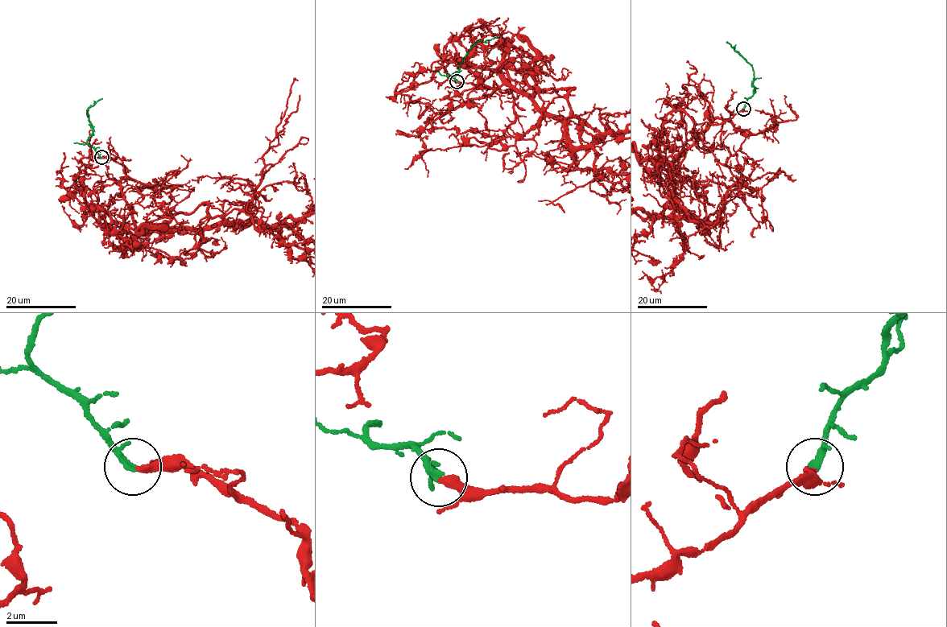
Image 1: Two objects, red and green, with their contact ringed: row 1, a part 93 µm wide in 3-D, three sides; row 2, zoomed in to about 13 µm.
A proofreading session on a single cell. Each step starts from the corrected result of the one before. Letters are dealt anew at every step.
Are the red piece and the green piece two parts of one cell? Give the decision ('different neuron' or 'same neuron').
same neuron

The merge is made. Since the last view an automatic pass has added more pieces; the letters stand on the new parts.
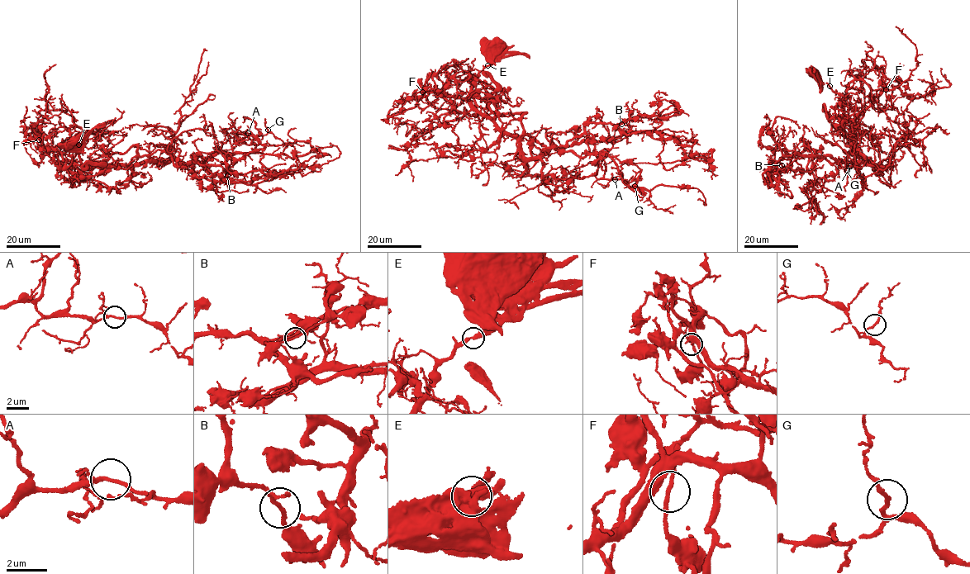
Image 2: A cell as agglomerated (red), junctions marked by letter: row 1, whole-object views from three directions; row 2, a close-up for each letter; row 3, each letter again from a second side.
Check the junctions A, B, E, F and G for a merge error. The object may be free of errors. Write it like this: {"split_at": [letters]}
{"split_at": []}

